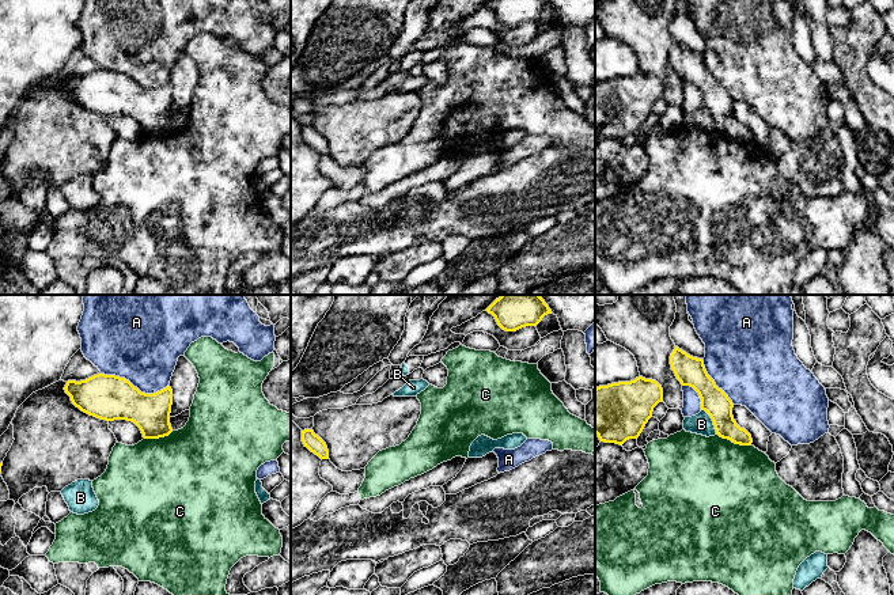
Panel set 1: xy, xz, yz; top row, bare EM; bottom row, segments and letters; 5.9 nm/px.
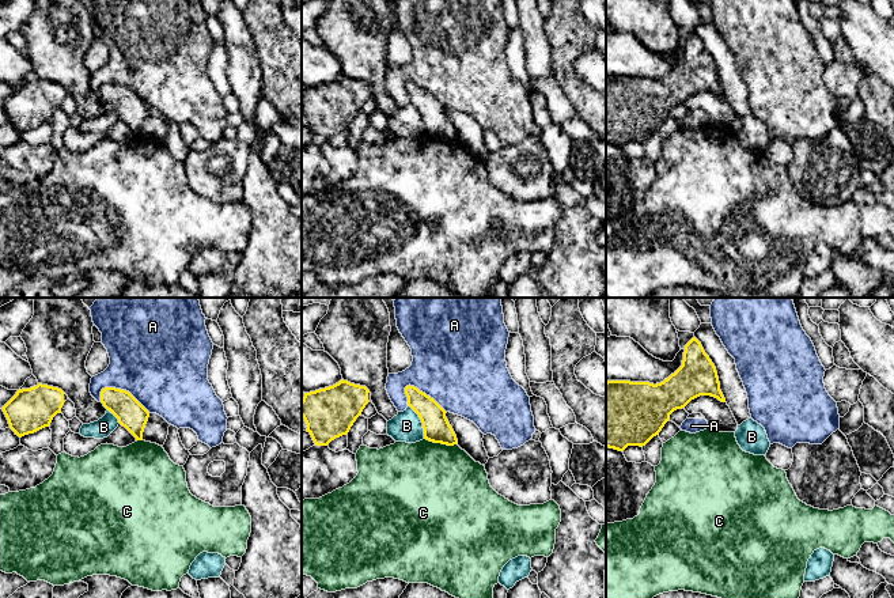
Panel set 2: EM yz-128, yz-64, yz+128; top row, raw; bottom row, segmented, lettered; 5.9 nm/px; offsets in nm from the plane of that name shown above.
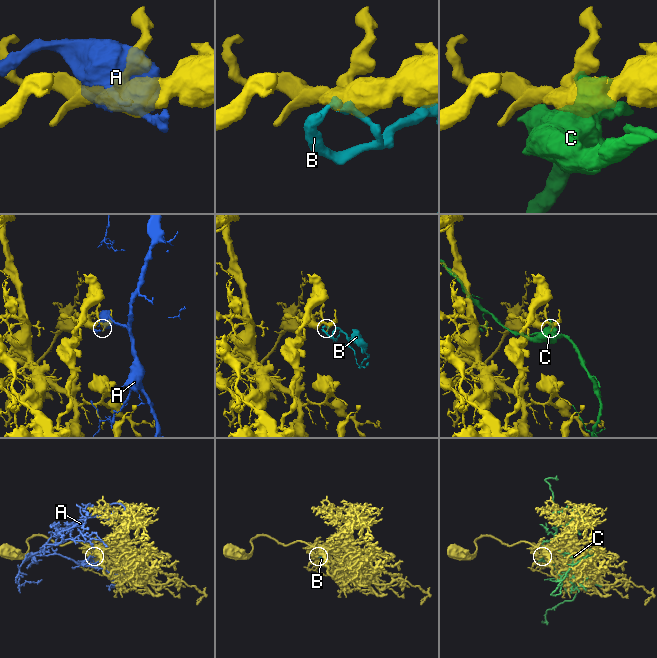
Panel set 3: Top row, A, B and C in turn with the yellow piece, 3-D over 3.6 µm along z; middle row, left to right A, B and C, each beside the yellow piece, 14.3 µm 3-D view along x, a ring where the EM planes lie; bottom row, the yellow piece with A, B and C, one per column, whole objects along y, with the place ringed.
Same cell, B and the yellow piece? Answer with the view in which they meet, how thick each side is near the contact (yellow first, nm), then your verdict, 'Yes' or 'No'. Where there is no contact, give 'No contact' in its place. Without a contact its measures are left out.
Touches yellow in yz. Thickness 160 nm (yellow) against 130 nm. Yes

